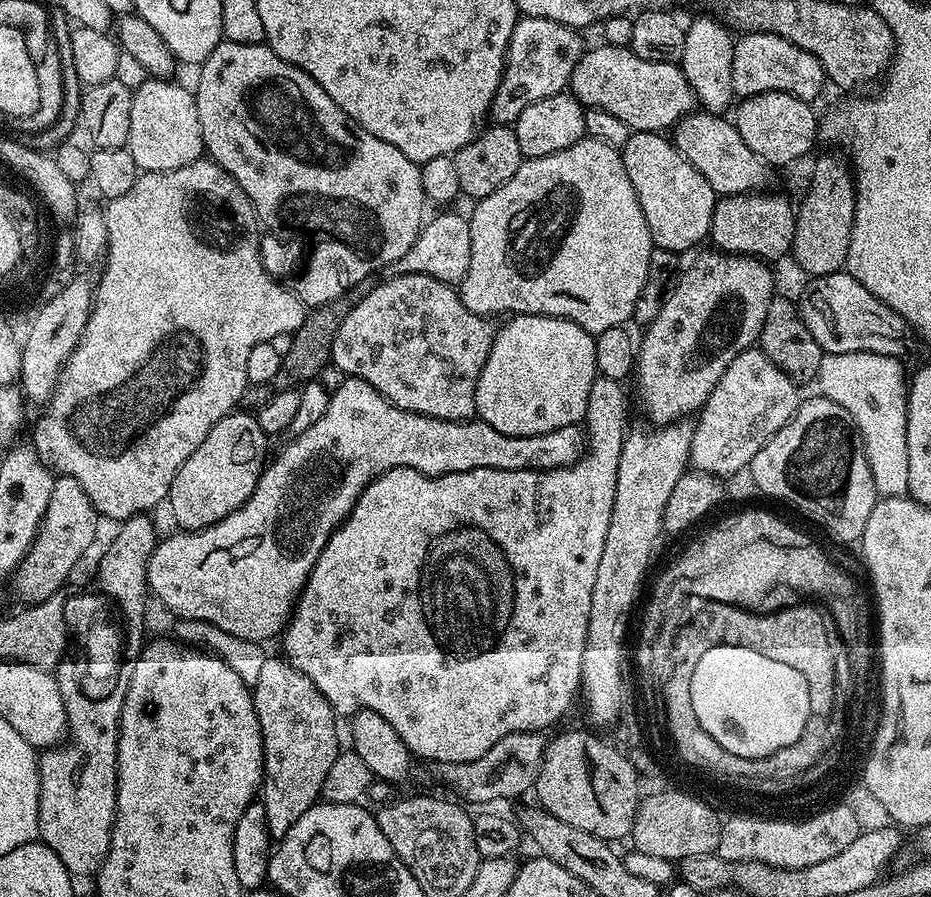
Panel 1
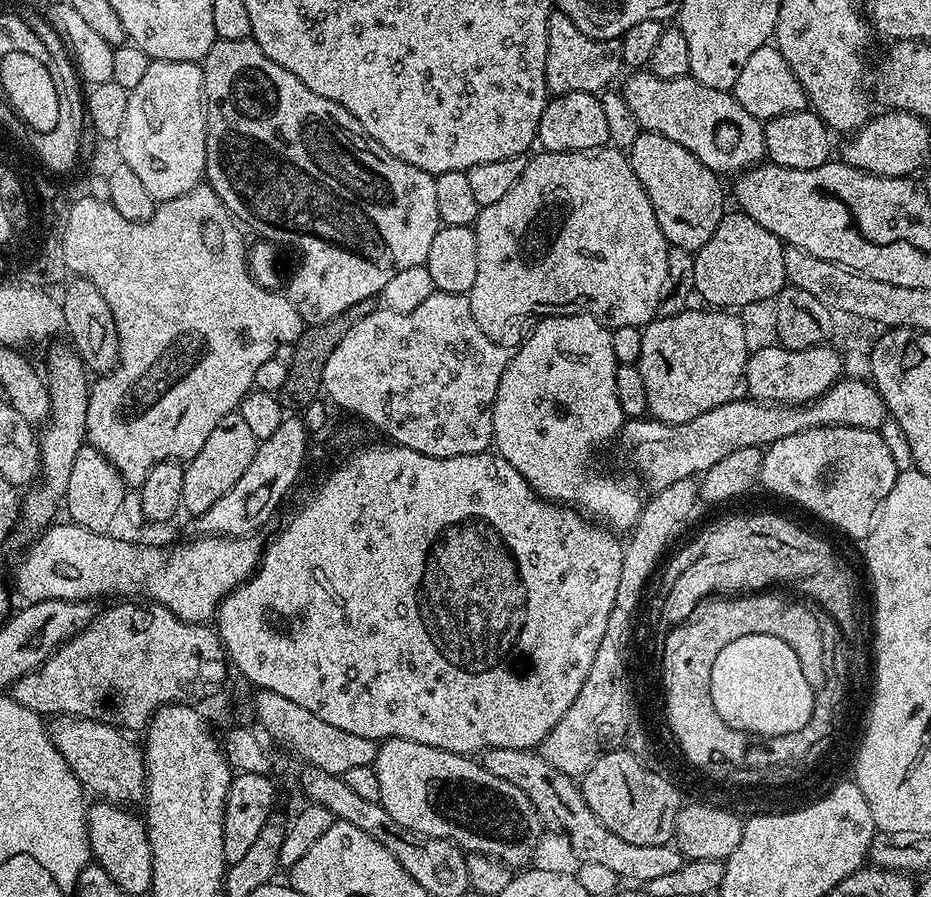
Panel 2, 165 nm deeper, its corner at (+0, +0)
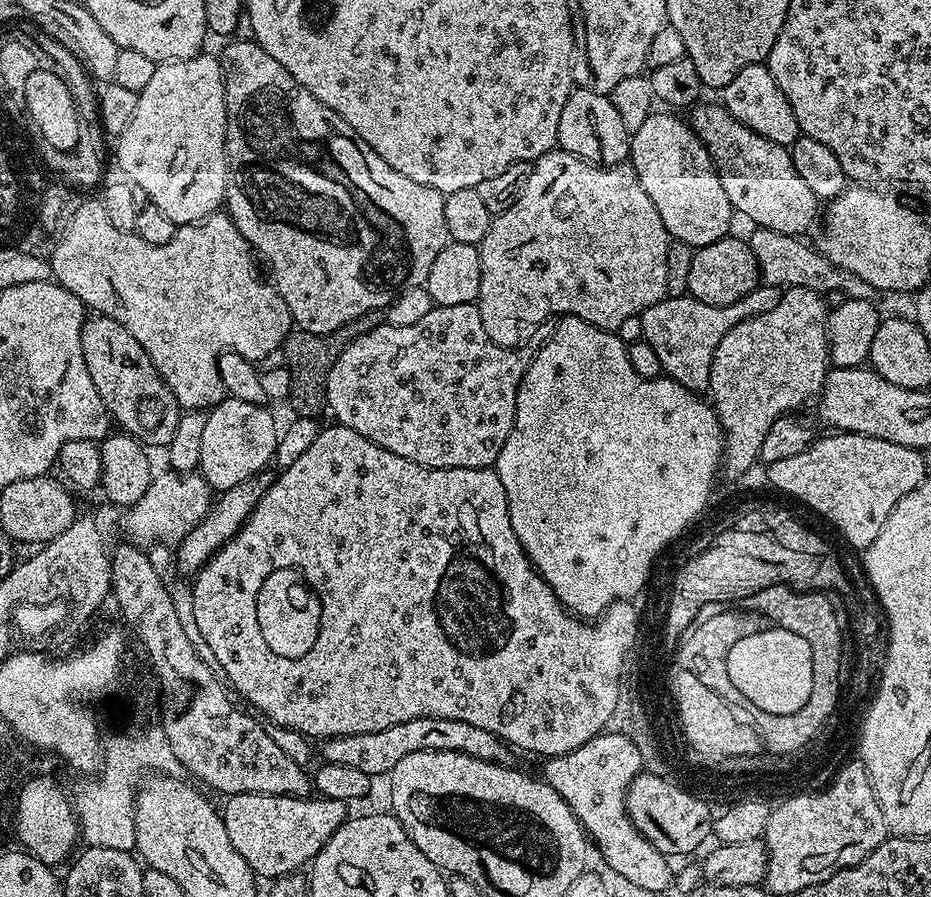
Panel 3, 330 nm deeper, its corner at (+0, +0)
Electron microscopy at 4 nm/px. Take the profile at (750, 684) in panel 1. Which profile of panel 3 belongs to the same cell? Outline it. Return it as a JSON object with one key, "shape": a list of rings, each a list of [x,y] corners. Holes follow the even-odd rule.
{"shape":[[[770,626],[764,632],[742,638],[742,642],[734,642],[734,650],[730,650],[726,661],[726,671],[739,695],[770,714],[794,714],[794,710],[802,710],[806,698],[810,698],[810,646],[806,646],[804,635],[790,630]]]}

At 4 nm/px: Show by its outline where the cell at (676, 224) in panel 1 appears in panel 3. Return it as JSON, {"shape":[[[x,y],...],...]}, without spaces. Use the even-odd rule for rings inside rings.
{"shape":[[[668,110],[653,111],[650,118],[646,118],[646,122],[642,122],[642,126],[638,126],[636,132],[630,136],[630,163],[633,170],[638,174],[638,182],[642,182],[642,190],[646,190],[646,195],[650,198],[650,202],[654,202],[654,210],[658,210],[658,218],[662,218],[662,226],[666,226],[669,237],[672,240],[681,240],[689,244],[694,250],[697,248],[705,248],[710,246],[710,242],[718,242],[724,236],[729,235],[732,224],[732,216],[734,217],[734,209],[730,198],[726,198],[726,190],[722,190],[722,182],[720,176],[716,173],[716,165],[712,163],[708,148],[698,138],[698,134],[692,129],[691,123],[687,119],[679,120],[679,115],[673,114]]]}

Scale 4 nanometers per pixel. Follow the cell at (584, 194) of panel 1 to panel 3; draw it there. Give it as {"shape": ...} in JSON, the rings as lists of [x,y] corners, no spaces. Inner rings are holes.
{"shape":[[[553,150],[539,156],[531,168],[532,173],[523,177],[524,189],[514,206],[493,215],[490,230],[478,245],[482,258],[478,307],[482,326],[493,342],[519,349],[519,344],[530,339],[536,327],[551,316],[577,316],[599,328],[615,330],[626,318],[639,316],[668,296],[666,254],[670,237],[631,163],[601,166]]]}

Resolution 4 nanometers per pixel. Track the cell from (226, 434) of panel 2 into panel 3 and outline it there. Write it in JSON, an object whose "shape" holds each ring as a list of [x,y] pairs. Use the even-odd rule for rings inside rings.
{"shape":[[[225,398],[207,413],[198,472],[217,493],[238,486],[238,482],[246,482],[246,478],[257,476],[273,463],[278,424],[276,428],[275,418],[266,409],[261,404]]]}

